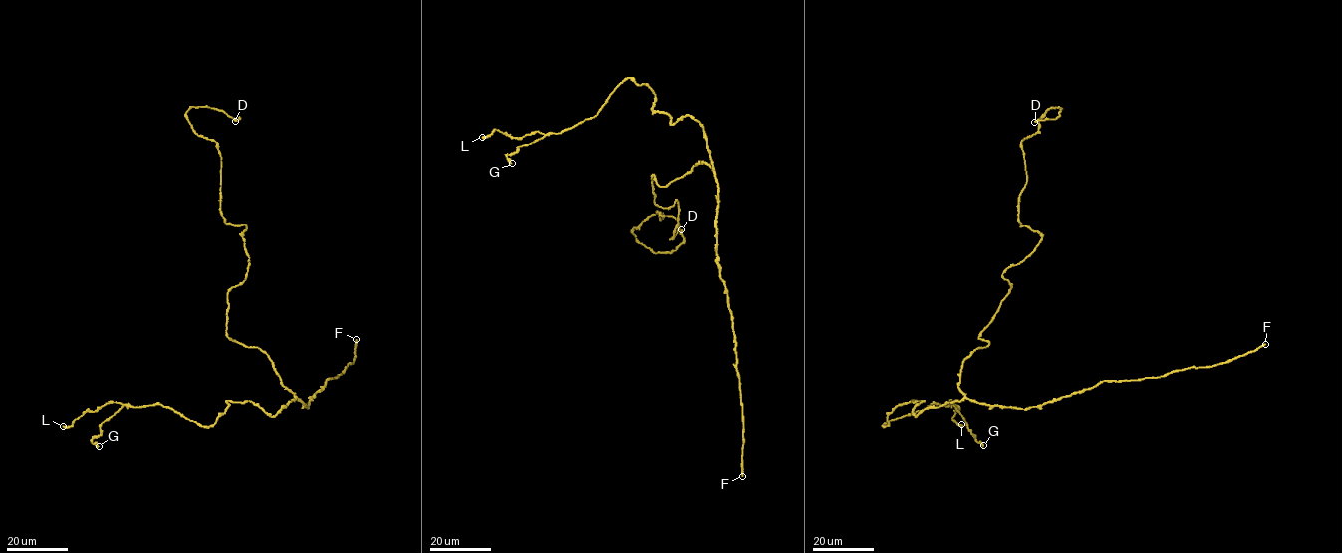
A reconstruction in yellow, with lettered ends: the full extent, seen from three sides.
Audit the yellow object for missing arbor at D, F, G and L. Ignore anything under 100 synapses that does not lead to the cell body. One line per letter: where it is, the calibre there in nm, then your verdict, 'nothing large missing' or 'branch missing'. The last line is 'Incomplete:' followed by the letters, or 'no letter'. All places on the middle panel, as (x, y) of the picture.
D: (681, 229) | 500 nm | nothing large missing
F: (742, 476) | 280 nm | branch missing
G: (512, 163) | 400 nm | nothing large missing
L: (482, 137) | 400 nm | nothing large missing
Incomplete: F

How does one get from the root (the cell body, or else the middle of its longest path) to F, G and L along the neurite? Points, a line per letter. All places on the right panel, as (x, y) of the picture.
F: (980, 347), (962, 363), (958, 387), (978, 403), (1026, 409), (1103, 381), (1140, 380), (1212, 367), (1265, 344)
G: (980, 347), (962, 363), (960, 401), (916, 416), (924, 401), (905, 402), (883, 425), (951, 404), (983, 445)
L: (980, 347), (962, 363), (960, 401), (916, 416), (924, 401), (905, 402), (883, 425), (951, 401), (961, 424)

